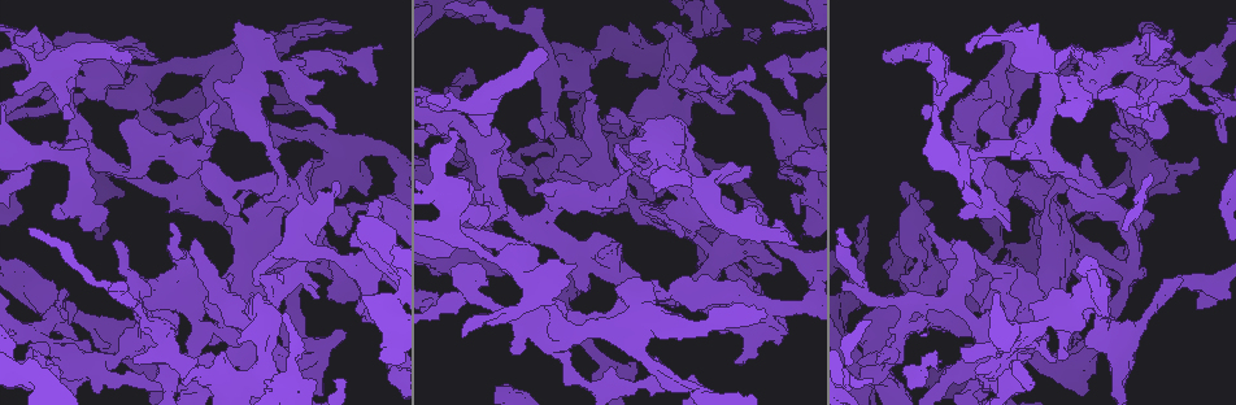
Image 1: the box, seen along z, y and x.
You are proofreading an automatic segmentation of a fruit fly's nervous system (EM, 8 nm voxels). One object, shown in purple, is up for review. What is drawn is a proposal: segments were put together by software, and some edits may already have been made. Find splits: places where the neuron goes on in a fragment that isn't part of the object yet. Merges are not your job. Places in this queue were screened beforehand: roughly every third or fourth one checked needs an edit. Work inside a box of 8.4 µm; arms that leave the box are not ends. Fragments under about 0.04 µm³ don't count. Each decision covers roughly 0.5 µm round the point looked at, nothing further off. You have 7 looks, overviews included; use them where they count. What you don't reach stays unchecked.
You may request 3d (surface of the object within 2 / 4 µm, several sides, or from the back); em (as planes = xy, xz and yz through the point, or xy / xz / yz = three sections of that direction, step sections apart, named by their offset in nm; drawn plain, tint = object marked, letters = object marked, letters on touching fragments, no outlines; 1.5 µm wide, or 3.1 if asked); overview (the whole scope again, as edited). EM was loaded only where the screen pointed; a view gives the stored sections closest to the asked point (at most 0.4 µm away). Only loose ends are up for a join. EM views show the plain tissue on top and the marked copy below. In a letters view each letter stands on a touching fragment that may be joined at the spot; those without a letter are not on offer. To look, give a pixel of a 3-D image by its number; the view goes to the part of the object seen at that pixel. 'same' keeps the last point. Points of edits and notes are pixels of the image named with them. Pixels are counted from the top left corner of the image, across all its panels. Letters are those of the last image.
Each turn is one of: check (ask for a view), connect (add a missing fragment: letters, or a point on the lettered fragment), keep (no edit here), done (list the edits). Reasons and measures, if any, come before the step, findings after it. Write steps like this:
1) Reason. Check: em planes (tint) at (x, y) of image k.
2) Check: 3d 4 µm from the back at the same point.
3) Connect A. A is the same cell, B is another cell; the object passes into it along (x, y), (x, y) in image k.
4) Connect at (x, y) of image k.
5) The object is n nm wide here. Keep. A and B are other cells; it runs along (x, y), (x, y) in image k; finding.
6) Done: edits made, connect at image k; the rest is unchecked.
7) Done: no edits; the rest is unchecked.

Check: em planes (letters) at (801, 237) of image 1.

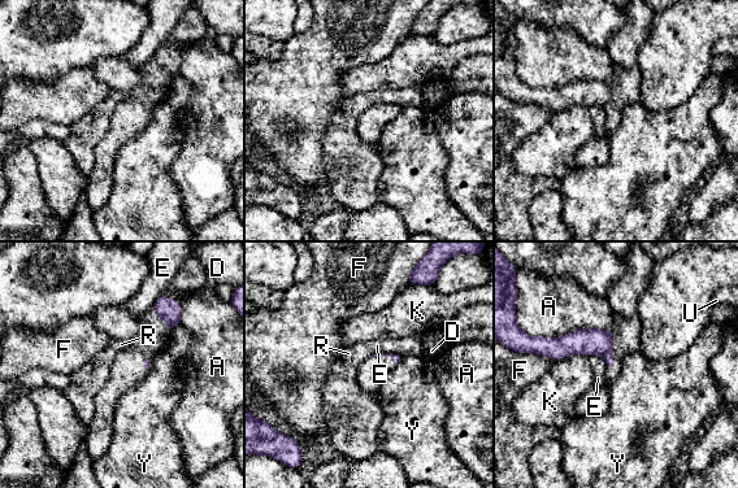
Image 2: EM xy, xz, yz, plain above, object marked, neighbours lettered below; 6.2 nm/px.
The longest contact is with A, 460 nm. Keep. A, D, E, F, K, R, U and Y are other cells; a border runs along (587, 356), (600, 354), (607, 367) in image 2; none of them fits.

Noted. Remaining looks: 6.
Check: em planes (letters) at (360, 312) of image 1.

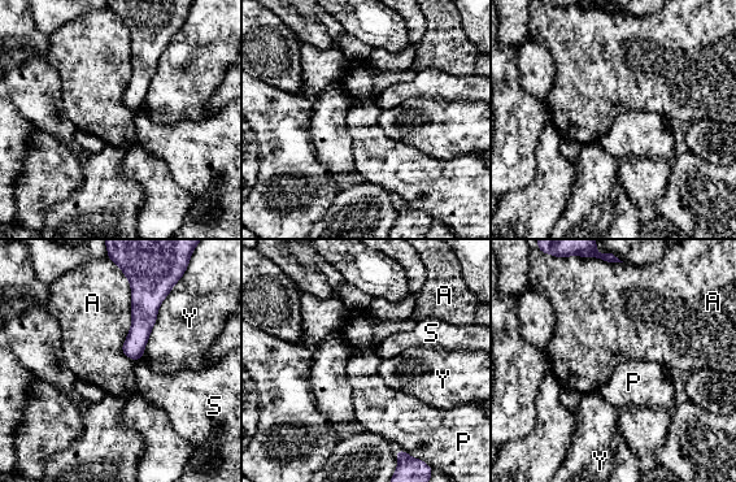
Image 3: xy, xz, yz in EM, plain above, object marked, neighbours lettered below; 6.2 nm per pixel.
Keep. A, P, S and Y are other cells; a border runs along (171, 289), (157, 311), (143, 354) in image 3; no lettered fragment goes on from it.

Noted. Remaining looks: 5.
An open end. Check: 3d 2 µm at (43, 98) of image 1.

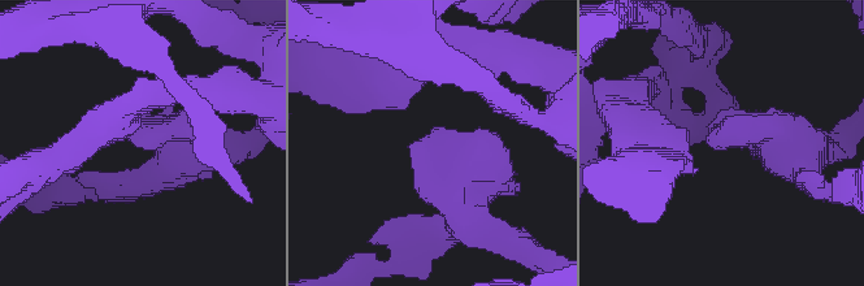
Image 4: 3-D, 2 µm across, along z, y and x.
Check: em xz step 4 (tint) at (140, 147) of image 4.

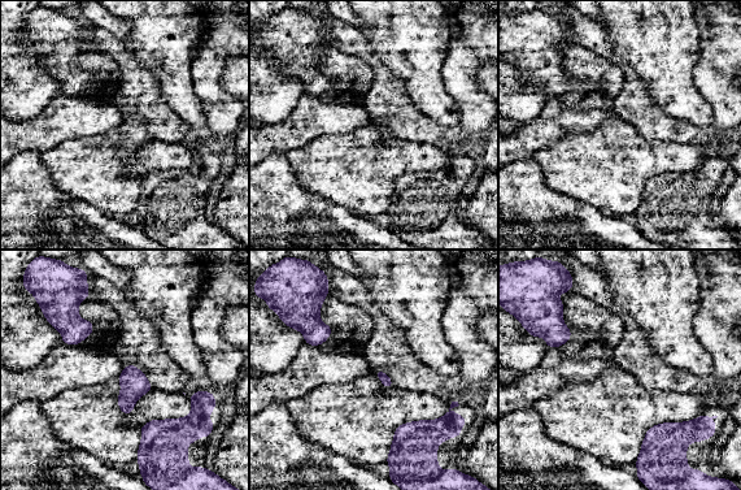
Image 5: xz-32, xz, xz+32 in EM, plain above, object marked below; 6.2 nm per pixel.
Check: em xz step 4 (letters) at the same point.

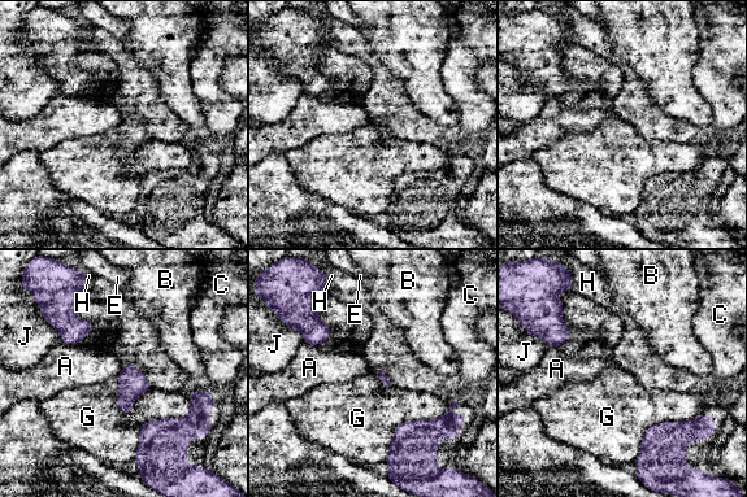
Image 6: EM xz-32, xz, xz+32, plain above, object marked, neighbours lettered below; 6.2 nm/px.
Keep. A, B, C, E, G, H and J are other cells; a border runs along (457, 401), (402, 422), (385, 460) in image 6; none of them fits.

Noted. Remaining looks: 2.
Done: no edits; the rest is unchecked.

